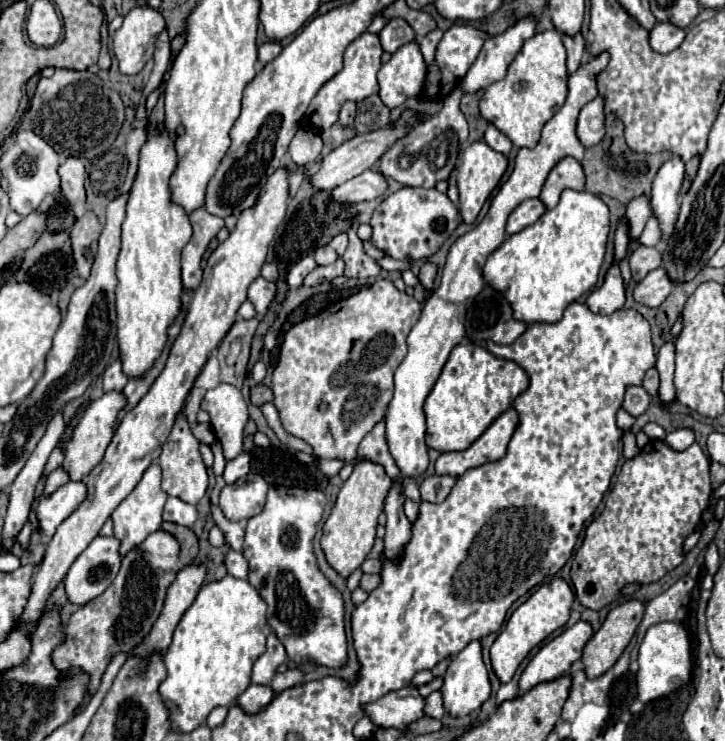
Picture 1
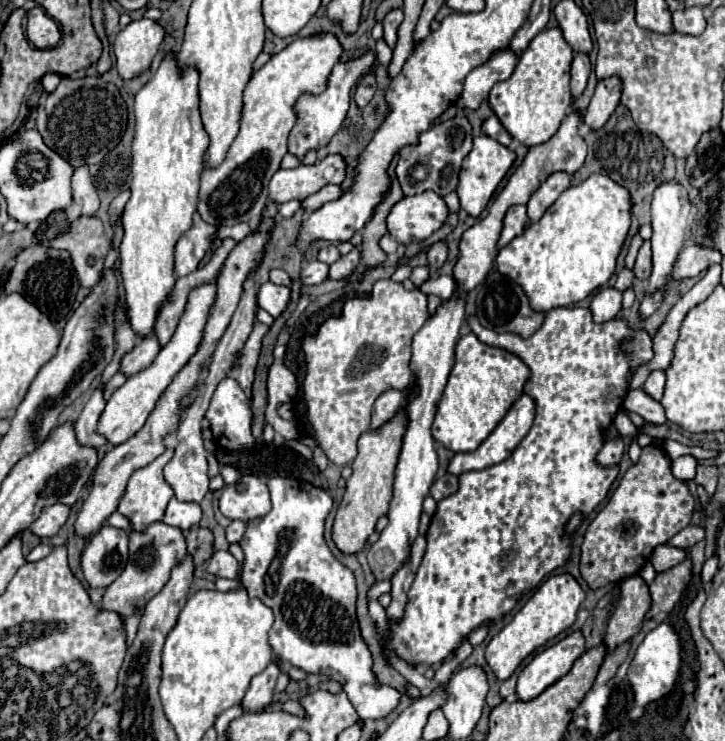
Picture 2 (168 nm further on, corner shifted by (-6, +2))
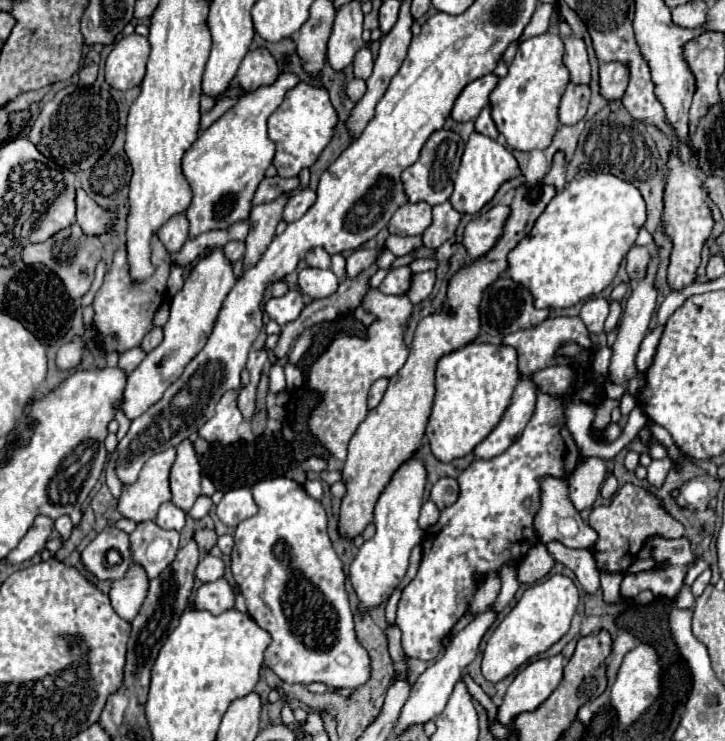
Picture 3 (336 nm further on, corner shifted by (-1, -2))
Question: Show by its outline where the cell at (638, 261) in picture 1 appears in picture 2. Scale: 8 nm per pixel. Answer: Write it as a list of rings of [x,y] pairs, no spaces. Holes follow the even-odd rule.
[[[644,241],[640,251],[638,251],[638,257],[636,257],[634,275],[638,279],[646,281],[650,277],[650,271],[652,271],[652,249],[650,249],[650,241]]]

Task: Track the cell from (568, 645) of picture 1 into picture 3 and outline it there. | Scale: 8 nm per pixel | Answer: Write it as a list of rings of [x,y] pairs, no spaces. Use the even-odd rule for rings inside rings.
[[[561,653],[529,663],[507,687],[503,705],[497,713],[497,721],[509,725],[517,713],[535,711],[559,685],[563,667],[565,657]]]

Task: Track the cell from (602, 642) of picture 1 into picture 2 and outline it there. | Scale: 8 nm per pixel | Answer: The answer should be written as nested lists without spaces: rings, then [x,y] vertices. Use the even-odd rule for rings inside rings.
[[[632,575],[620,581],[618,607],[608,621],[604,637],[604,645],[608,647],[608,651],[626,643],[632,635],[640,631],[648,607],[650,607],[648,585],[640,575]]]

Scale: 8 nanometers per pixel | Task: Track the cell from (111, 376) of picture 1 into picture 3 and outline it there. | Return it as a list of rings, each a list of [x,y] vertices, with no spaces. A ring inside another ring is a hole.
[[[155,327],[155,329],[151,329],[151,331],[145,335],[145,339],[143,339],[143,343],[141,343],[141,349],[143,349],[145,353],[149,353],[149,351],[153,351],[161,341],[163,341],[163,329],[161,329],[161,327]]]

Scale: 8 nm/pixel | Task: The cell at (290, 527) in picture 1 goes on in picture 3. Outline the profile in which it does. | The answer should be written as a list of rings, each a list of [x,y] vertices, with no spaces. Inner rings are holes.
[[[277,477],[277,479],[267,479],[267,481],[259,481],[253,485],[253,499],[257,501],[259,505],[259,513],[255,517],[249,517],[245,521],[241,521],[235,529],[235,535],[237,535],[237,541],[233,545],[233,551],[231,551],[231,571],[233,571],[233,577],[235,581],[239,583],[243,595],[245,595],[245,601],[247,601],[247,611],[249,615],[263,627],[271,633],[271,645],[267,647],[265,651],[265,661],[263,665],[269,667],[271,671],[275,671],[285,683],[313,683],[313,681],[319,681],[319,683],[325,683],[327,687],[331,689],[359,689],[361,685],[365,685],[369,681],[369,653],[365,651],[365,647],[361,647],[361,641],[355,633],[355,623],[353,623],[353,613],[351,613],[351,603],[349,603],[349,595],[345,591],[345,573],[343,573],[343,563],[341,559],[337,557],[335,549],[331,547],[331,541],[327,537],[327,515],[325,515],[325,509],[323,505],[309,497],[303,489],[303,485],[287,479],[287,477]]]

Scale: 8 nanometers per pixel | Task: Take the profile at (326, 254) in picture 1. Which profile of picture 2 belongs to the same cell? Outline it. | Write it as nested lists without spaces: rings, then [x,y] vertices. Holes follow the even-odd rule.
[[[336,245],[324,247],[324,249],[320,249],[320,253],[318,253],[318,261],[328,263],[328,265],[332,265],[332,263],[334,263],[334,261],[338,261],[338,259],[340,259],[340,253],[338,253]]]

